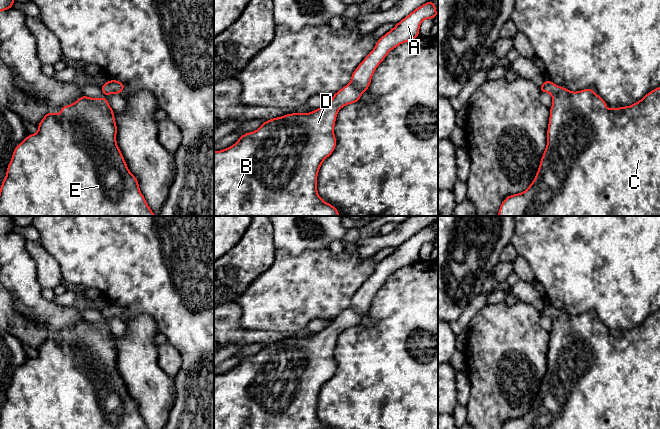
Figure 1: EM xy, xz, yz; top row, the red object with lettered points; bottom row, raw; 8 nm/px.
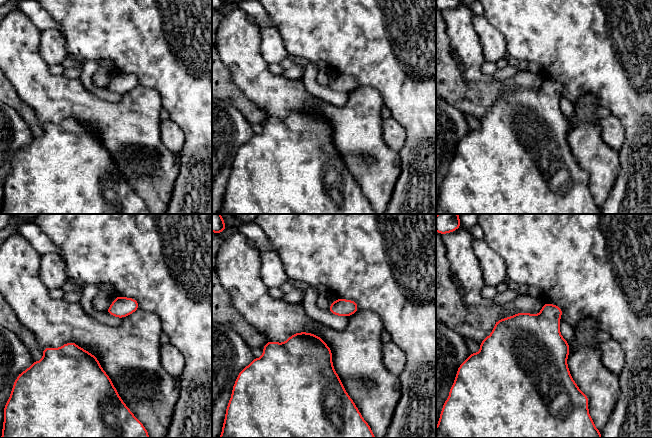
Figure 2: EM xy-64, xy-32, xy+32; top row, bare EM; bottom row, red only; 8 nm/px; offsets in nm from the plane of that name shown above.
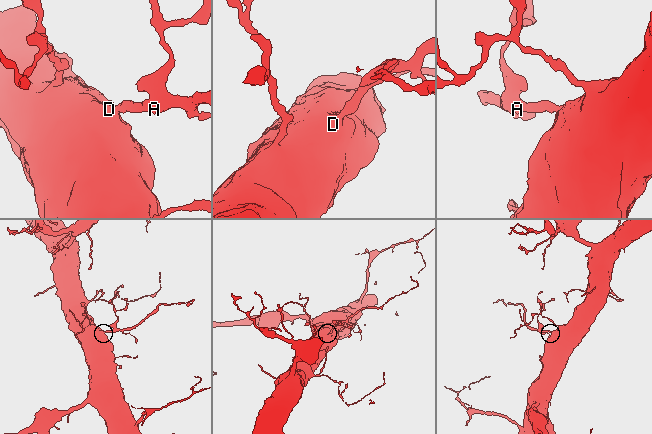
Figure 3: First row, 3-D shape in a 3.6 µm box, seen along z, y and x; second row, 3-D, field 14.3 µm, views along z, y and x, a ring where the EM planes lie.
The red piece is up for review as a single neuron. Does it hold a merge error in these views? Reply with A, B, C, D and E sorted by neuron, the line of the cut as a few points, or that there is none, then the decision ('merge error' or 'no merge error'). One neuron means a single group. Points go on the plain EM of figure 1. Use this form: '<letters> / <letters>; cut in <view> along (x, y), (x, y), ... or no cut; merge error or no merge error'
A B C D E; no cut; no merge error

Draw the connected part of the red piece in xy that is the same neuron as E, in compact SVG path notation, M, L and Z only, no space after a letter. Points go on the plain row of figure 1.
M81 320L71 329L64 329L61 338L47 336L38 350L36 358L29 358L20 368L16 369L11 385L7 390L6 401L0 411L0 429L148 429L142 419L138 403L129 395L125 383L117 369L117 348L114 335L106 322L90 322Z

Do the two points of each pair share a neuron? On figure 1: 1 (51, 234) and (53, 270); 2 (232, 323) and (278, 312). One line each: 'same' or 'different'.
1: different
2: different

